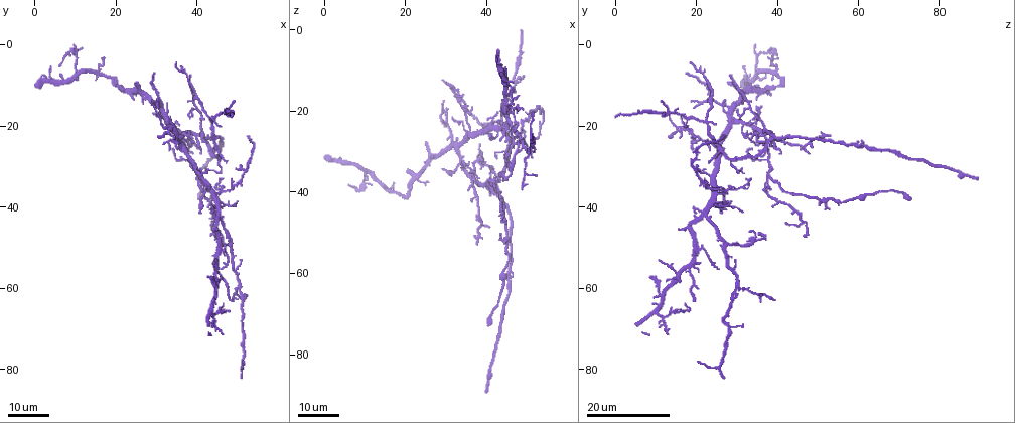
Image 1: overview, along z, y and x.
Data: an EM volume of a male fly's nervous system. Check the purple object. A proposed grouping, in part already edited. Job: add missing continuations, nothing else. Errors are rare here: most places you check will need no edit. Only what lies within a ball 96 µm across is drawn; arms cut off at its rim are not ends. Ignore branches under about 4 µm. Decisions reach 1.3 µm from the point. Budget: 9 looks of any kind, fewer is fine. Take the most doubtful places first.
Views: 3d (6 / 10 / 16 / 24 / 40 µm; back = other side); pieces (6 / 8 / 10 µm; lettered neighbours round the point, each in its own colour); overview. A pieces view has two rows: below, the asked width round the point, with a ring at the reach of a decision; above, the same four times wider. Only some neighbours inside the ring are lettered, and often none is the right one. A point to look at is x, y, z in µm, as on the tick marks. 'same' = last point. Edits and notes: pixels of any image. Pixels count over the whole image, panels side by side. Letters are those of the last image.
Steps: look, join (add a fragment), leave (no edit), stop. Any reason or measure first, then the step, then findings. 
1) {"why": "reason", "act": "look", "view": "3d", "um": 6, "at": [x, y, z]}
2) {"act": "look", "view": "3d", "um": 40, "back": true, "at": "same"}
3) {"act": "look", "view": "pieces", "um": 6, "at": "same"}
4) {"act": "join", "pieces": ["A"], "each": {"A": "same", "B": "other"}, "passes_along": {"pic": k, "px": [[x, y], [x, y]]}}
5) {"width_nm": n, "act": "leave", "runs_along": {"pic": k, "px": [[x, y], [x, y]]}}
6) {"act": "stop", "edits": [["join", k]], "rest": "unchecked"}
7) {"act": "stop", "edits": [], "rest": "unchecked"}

{"why": "an open end", "act": "look", "view": "3d", "um": 16, "at": [41.5, 41.0, 26.5]}

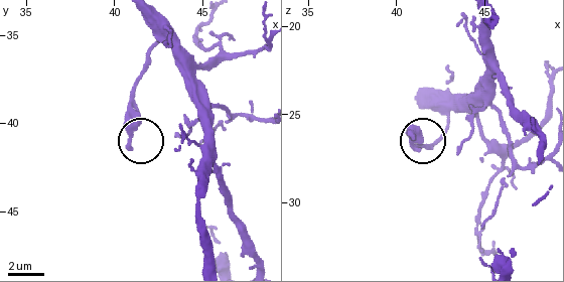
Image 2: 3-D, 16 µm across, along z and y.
{"act": "look", "view": "pieces", "um": 6, "at": [40.8, 41.4, 26.2]}

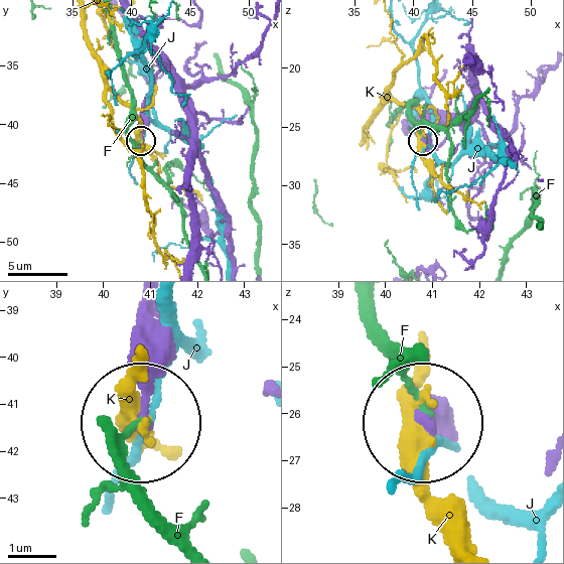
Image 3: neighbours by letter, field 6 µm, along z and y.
{"act": "leave", "each": {"F": "other", "J": "other", "K": "other"}, "runs_along": {"pic": 3, "px": [[142, 305], [142, 422]]}, "found": "no lettered fragment goes on from it"}

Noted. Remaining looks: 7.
{"why": "free end", "act": "look", "view": "3d", "um": 24, "at": [25.5, 11.5, 38.0]}

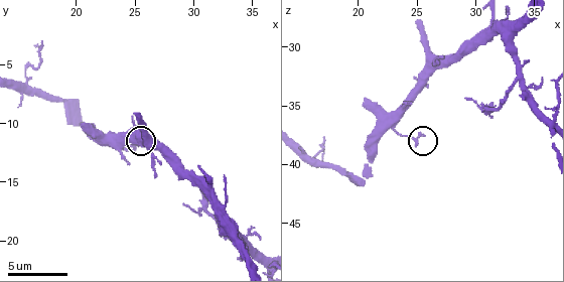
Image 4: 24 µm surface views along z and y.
{"act": "look", "view": "pieces", "um": 10, "at": "same"}

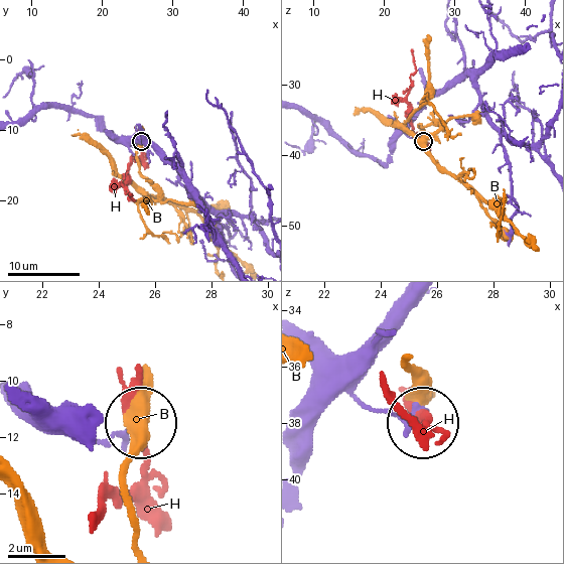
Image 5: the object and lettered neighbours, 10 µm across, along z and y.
{"act": "leave", "each": {"B": "other", "H": "other"}, "found": "no lettered fragment goes on from it"}

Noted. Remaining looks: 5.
{"why": "an open end", "act": "look", "view": "3d", "um": 16, "at": [37.5, 22.0, 52.5]}

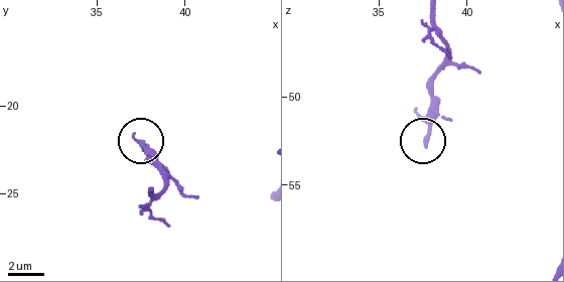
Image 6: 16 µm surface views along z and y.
{"why": "what lies round it", "act": "look", "view": "pieces", "um": 6, "at": "same"}

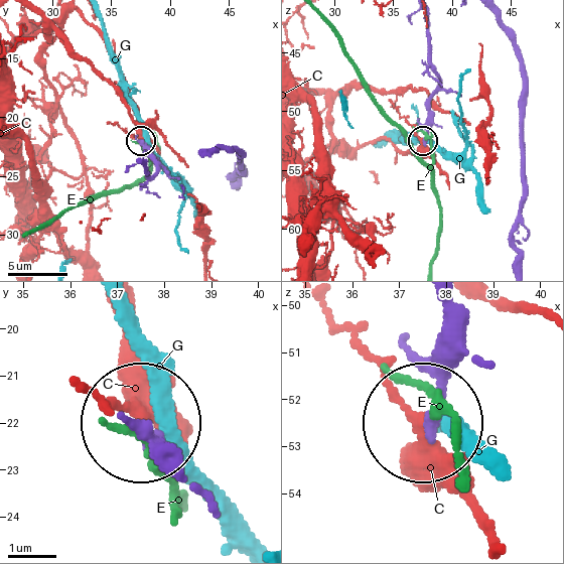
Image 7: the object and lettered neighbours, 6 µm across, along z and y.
{"act": "leave", "each": {"C": "other", "E": "other", "G": "other"}, "runs_along": {"pic": 7, "px": [[447, 301], [447, 362], [427, 418]]}, "found": "no lettered fragment goes on from it"}

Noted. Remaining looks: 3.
{"act": "look", "view": "3d", "um": 6, "at": [25.0, 9.2, 28.0]}

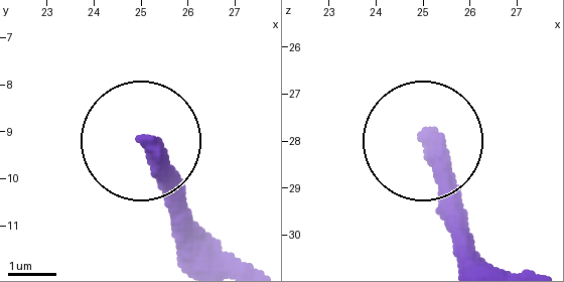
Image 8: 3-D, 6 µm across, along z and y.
{"why": "what lies round it", "act": "look", "view": "pieces", "um": 10, "at": [25.10, 9.25, 27.90]}

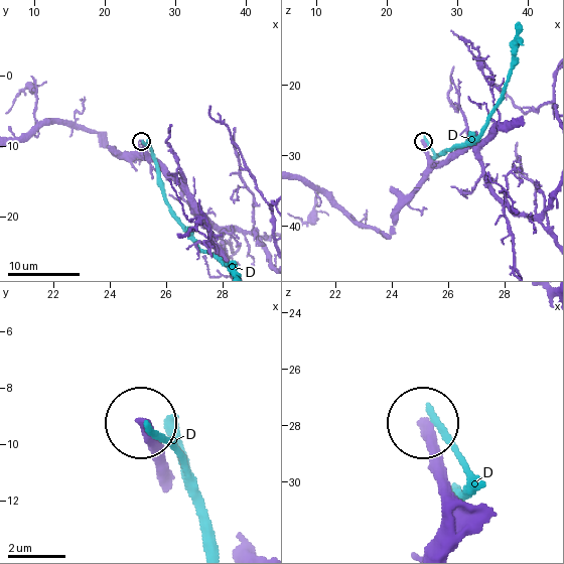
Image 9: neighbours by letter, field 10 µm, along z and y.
{"width_nm": 350, "act": "leave", "each": {"D": "other"}, "runs_along": {"pic": 9, "px": [[454, 495], [428, 425]]}, "found": "none of them fits"}

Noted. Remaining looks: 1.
{"act": "stop", "edits": [], "rest": "unchecked"}

